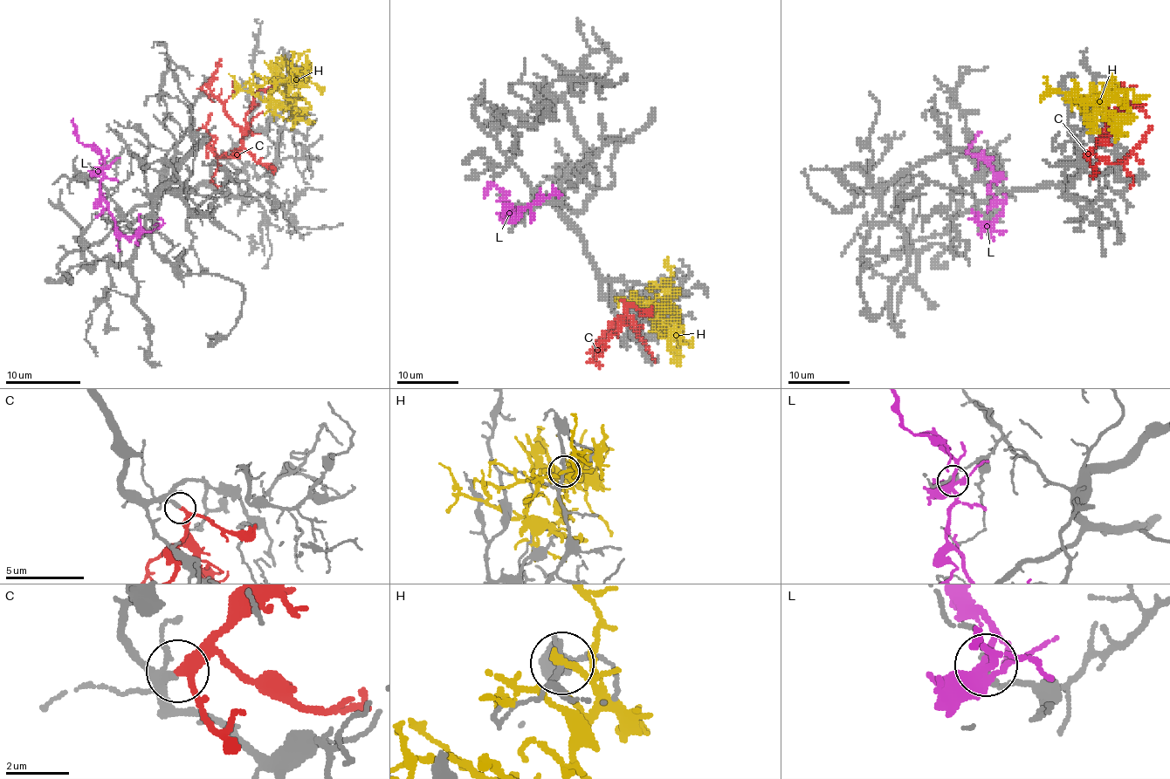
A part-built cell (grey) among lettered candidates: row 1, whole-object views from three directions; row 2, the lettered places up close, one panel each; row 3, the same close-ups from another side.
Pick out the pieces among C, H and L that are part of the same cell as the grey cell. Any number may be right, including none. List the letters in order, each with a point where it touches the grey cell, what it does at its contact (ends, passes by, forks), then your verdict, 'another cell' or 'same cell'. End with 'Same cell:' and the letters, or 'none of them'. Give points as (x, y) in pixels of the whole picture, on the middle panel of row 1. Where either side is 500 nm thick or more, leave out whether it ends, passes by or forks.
C: meets grey at (622, 301); it passes by; same cell
H: meets grey at (663, 280); it passes by; another cell
L: meets grey at (510, 211); it forks there; another cell
Same cell: C

